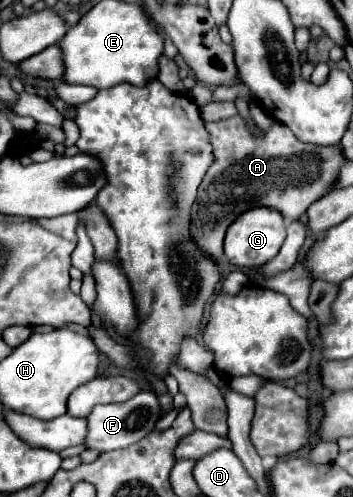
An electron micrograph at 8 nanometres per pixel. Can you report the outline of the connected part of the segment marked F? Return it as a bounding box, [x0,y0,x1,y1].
[84,391,160,453]

